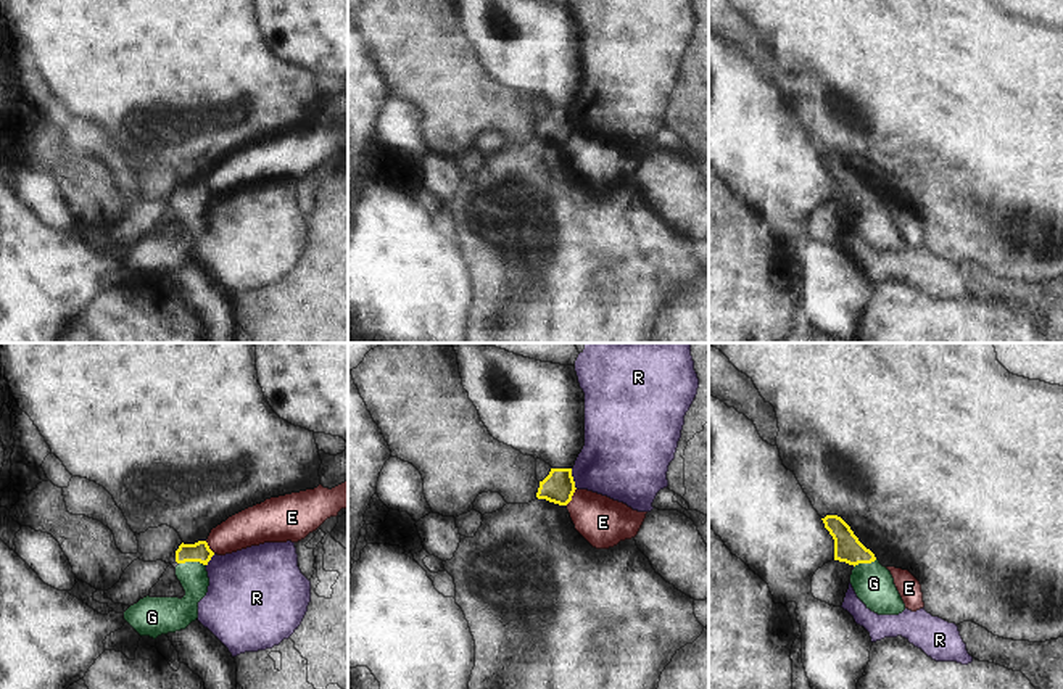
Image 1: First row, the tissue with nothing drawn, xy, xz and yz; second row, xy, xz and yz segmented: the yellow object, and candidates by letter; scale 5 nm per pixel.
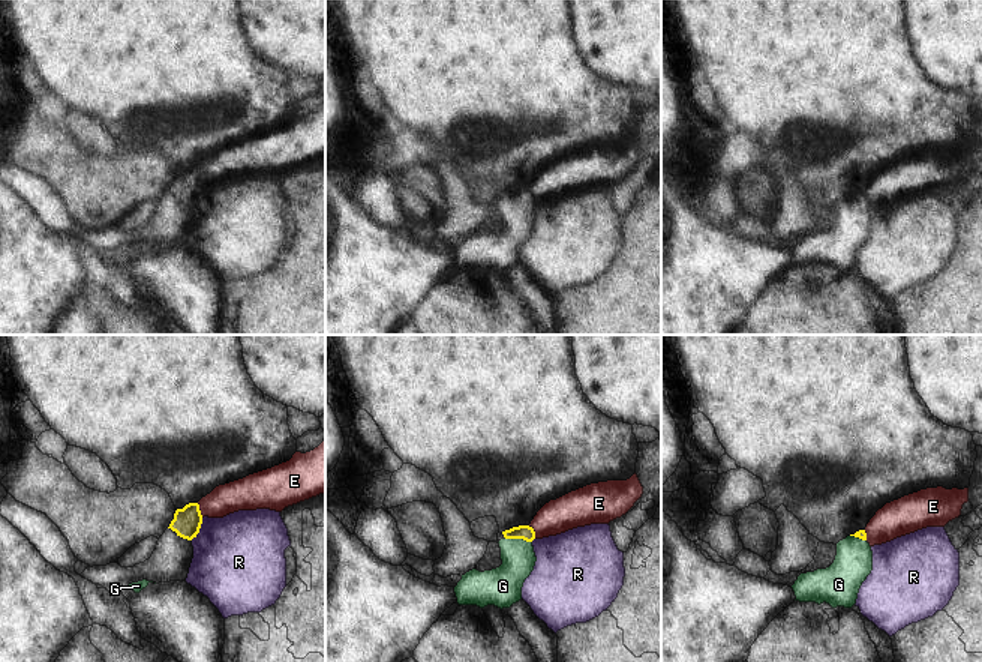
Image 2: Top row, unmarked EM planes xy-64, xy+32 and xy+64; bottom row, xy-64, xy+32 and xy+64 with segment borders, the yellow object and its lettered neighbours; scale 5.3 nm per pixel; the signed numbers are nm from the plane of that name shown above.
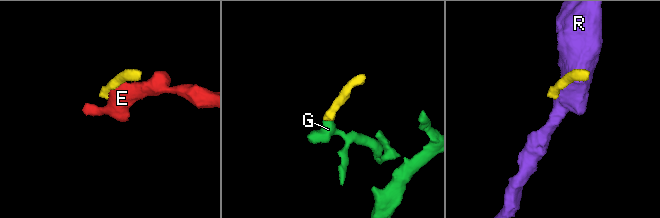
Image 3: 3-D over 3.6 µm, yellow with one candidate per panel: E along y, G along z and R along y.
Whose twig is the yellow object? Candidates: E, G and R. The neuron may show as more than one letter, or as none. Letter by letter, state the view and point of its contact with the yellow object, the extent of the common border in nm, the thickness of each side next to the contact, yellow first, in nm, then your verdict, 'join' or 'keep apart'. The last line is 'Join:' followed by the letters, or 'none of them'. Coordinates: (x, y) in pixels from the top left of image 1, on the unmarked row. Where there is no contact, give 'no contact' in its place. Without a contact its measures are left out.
E: meets yellow in xz at (572, 134); contact 100 nm long; 160 nm thick on the yellow side, 240 nm on the other; keep apart
G: meets yellow in xy at (192, 200); contact 140 nm long; 100 nm thick on the yellow side, 140 nm on the other; join
R: meets yellow in xz at (572, 118); contact 110 nm long; 160 nm thick on the yellow side, 380 nm on the other; keep apart
Join: G

